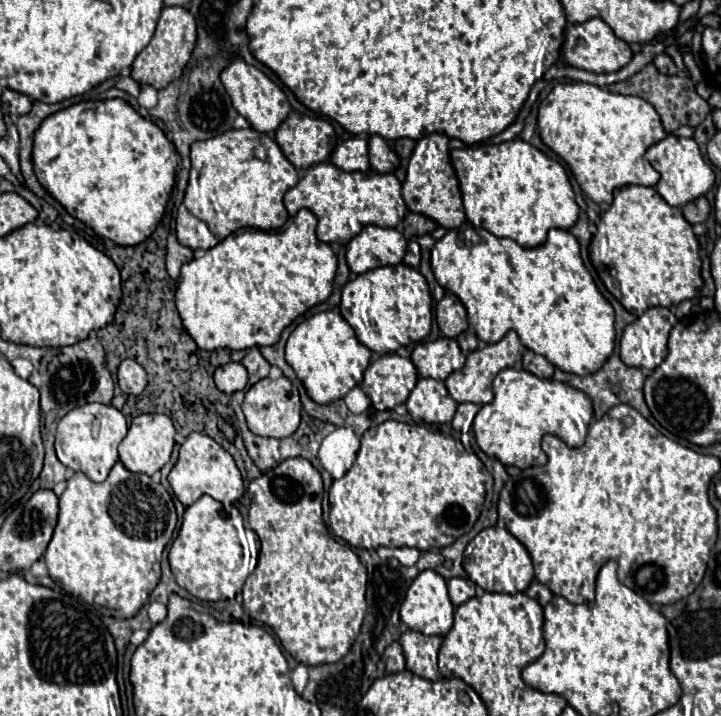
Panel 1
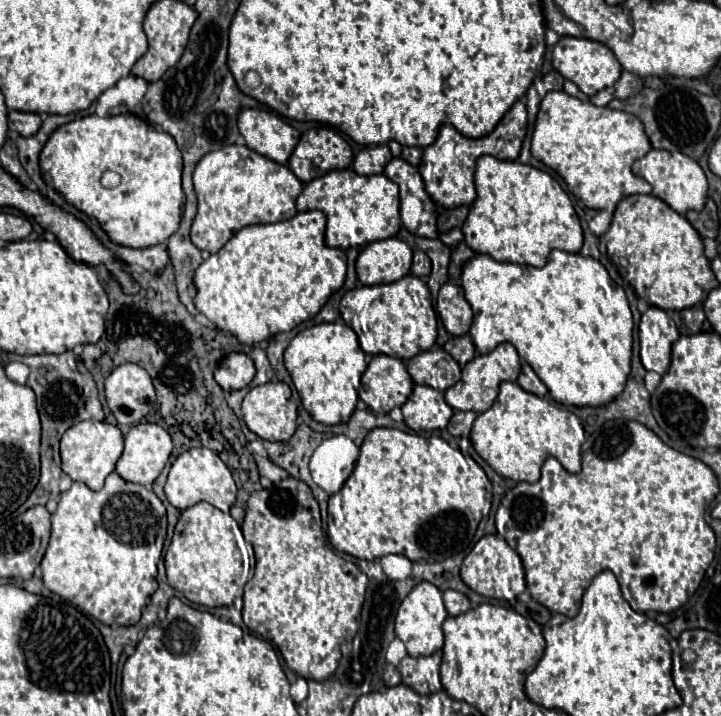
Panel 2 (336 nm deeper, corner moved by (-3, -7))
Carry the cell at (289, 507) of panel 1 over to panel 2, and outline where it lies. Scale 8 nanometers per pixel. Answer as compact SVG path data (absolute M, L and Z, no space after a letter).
M288 476L286 480L268 490L252 492L248 498L248 508L241 530L246 542L252 544L256 558L254 578L244 588L244 624L272 640L278 646L288 668L294 670L298 676L306 680L326 680L338 666L338 660L342 656L340 646L352 640L358 632L358 618L364 603L364 592L368 586L366 574L360 572L360 568L354 562L344 560L326 544L318 502L312 496L310 486L298 478Z

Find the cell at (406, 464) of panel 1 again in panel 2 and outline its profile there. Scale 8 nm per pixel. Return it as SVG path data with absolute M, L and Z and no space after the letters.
M374 428L366 438L364 444L360 448L360 458L356 462L354 472L350 474L350 478L344 482L344 488L340 488L340 492L336 492L330 496L328 501L328 527L327 536L331 546L340 552L348 552L354 558L364 558L364 560L376 560L382 558L386 554L402 554L406 558L410 558L412 562L418 560L426 560L426 562L442 562L458 552L462 552L464 548L470 546L474 532L482 520L482 508L488 506L493 497L493 487L484 470L472 459L472 464L468 464L468 458L460 450L450 448L450 444L438 436L418 436L418 434L410 434L410 432L402 432L396 428Z

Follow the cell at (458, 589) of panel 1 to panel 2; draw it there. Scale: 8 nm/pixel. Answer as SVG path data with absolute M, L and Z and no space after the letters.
M446 590L444 592L444 606L450 616L458 616L458 614L464 614L470 610L470 600L462 592Z

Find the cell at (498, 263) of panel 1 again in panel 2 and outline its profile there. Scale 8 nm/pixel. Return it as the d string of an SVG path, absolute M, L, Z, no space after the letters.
M552 250L548 264L544 268L534 268L498 262L488 254L476 254L462 266L460 280L464 298L474 310L470 336L478 354L488 354L502 342L514 344L520 358L540 372L540 380L548 384L550 396L564 406L600 406L624 390L630 374L634 322L624 290L610 278L598 260Z

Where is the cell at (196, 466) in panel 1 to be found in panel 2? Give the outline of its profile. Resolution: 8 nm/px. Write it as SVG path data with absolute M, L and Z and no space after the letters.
M190 448L190 450L182 452L170 468L164 492L166 492L168 502L178 510L186 510L190 506L194 506L196 502L206 500L212 506L220 508L222 512L228 512L236 500L236 484L234 484L230 470L220 460L220 456L208 448Z

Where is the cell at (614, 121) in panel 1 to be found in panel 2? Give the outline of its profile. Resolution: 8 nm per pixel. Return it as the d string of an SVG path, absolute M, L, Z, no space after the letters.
M564 90L562 92L548 92L540 104L534 134L532 134L532 156L542 160L548 168L556 170L564 178L564 182L568 184L568 190L578 200L582 200L588 208L614 212L616 204L624 196L650 194L652 186L644 178L640 178L632 172L634 160L644 156L650 150L652 150L652 144L644 132L644 124L628 112L612 110L608 106L600 108L600 106L594 106L592 102L582 102L582 100L566 94Z

